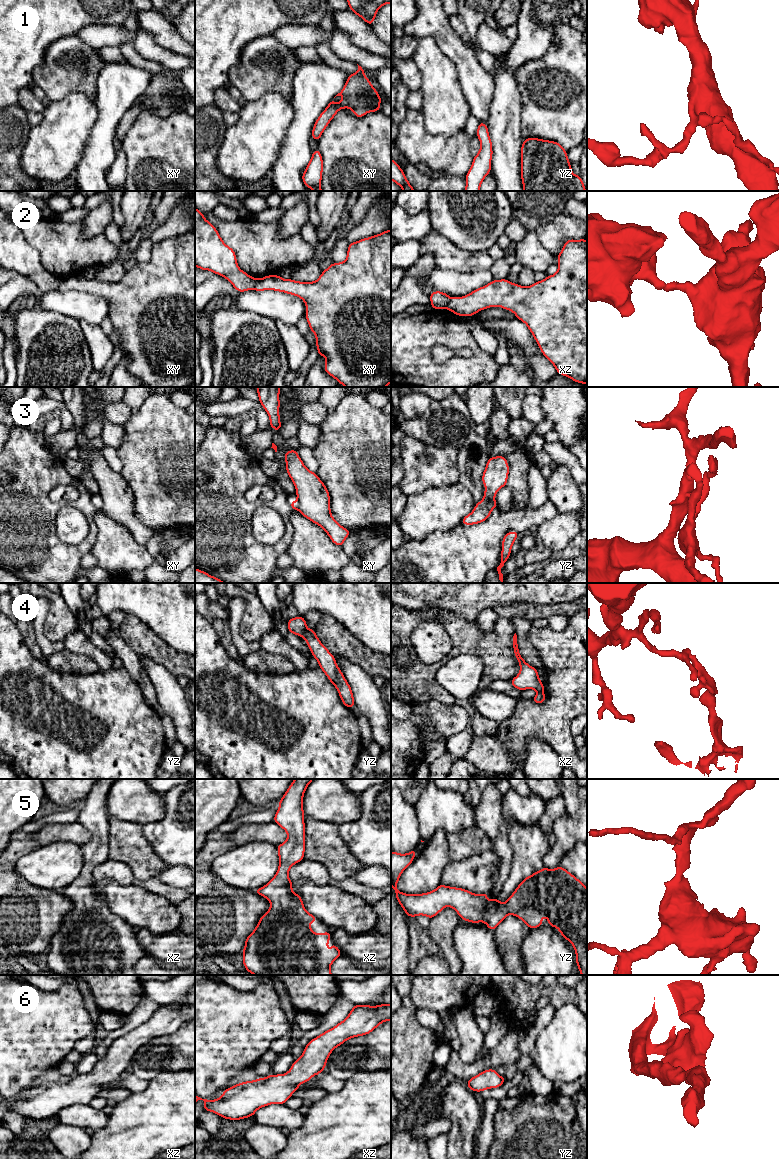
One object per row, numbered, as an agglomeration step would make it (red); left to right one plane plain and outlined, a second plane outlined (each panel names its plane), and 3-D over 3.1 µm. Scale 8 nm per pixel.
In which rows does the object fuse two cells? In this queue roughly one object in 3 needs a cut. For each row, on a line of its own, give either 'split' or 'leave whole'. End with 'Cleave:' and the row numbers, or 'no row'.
1: leave whole
2: split
3: split
4: split
5: leave whole
6: leave whole
Cleave: 2, 3, 4

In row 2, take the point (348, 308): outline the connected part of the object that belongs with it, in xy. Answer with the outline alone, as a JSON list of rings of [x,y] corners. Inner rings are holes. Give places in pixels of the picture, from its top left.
[[[391,230],[350,243],[347,250],[347,258],[340,263],[332,263],[322,271],[320,277],[314,282],[300,282],[292,279],[283,279],[279,275],[268,275],[256,279],[255,291],[274,290],[284,292],[301,298],[306,305],[306,320],[310,330],[315,334],[318,356],[324,356],[326,363],[324,370],[335,378],[339,384],[345,387],[386,387],[391,383]]]

